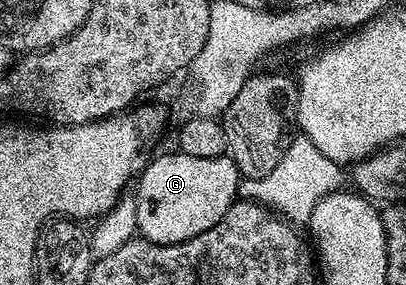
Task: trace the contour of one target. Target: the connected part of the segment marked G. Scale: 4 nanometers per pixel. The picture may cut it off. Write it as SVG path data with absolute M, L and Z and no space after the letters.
M172 151L154 160L152 157L142 167L136 181L137 230L144 239L156 244L187 242L187 238L195 238L195 234L211 230L211 226L215 226L238 199L243 179L236 162L228 155L191 158L191 154Z

